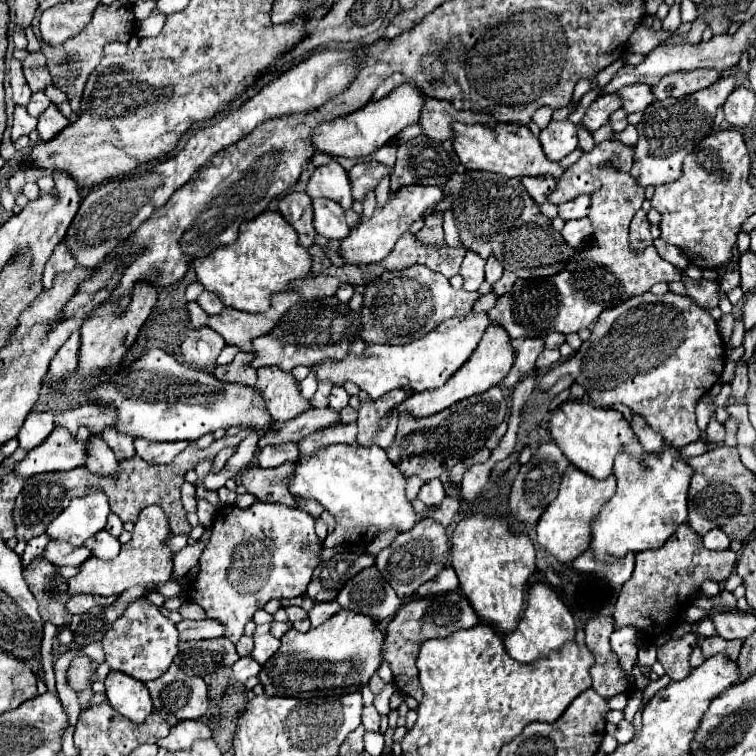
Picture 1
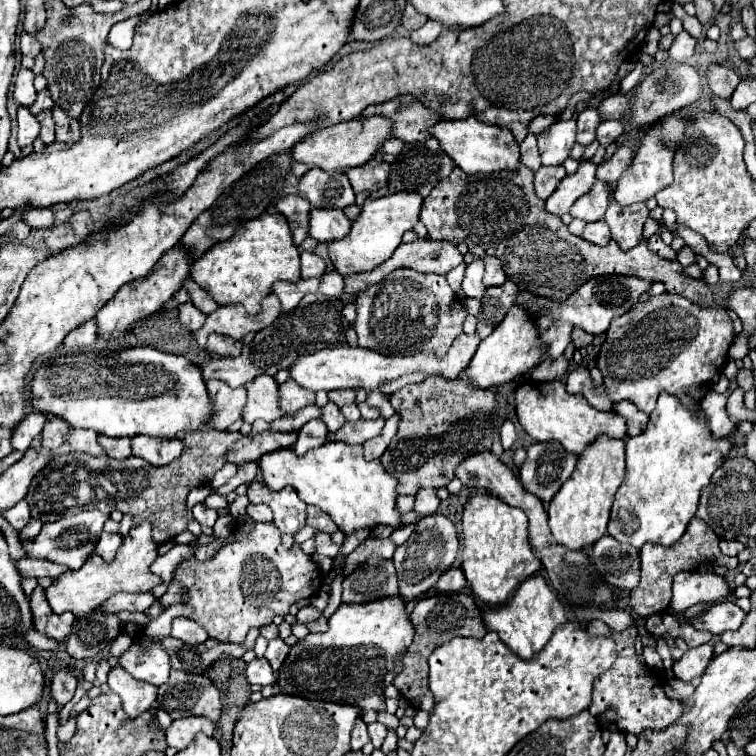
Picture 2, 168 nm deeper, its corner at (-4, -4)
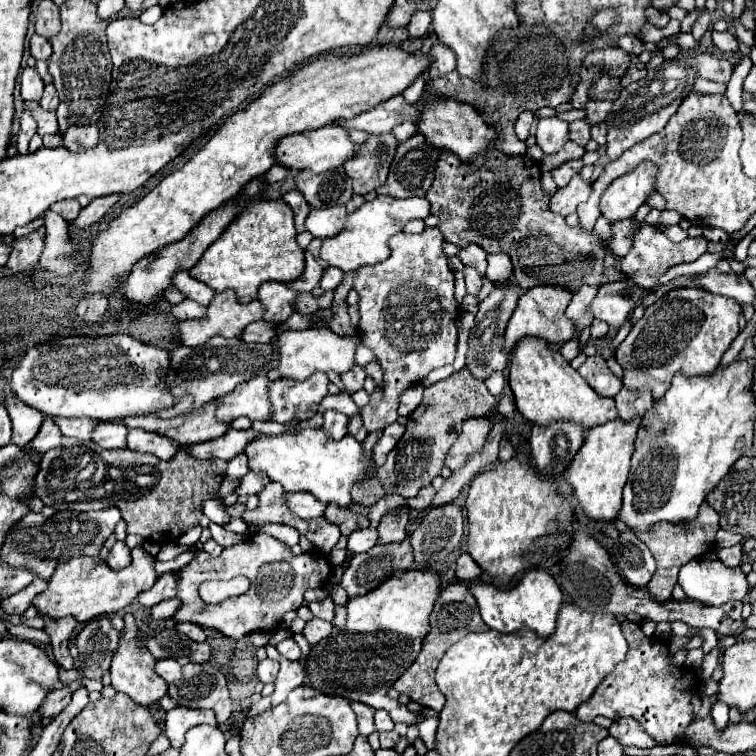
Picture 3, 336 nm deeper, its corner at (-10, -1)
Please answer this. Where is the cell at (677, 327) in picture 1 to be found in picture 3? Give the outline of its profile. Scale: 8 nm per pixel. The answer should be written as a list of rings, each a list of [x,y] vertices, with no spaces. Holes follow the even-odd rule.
[[[673,289],[657,303],[649,305],[625,341],[617,347],[617,363],[623,367],[627,389],[649,389],[653,401],[663,399],[675,373],[709,375],[719,359],[739,335],[741,307],[733,299],[723,299],[705,289]]]

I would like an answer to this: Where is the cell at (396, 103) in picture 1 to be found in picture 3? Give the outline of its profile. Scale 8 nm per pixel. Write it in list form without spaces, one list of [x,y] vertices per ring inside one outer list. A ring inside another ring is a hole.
[[[327,125],[315,131],[303,131],[303,135],[291,135],[279,143],[279,151],[275,151],[275,157],[279,159],[281,165],[289,169],[311,169],[313,173],[323,173],[329,169],[341,167],[345,161],[351,159],[357,151],[357,143],[351,141],[351,135],[345,127],[341,125]]]

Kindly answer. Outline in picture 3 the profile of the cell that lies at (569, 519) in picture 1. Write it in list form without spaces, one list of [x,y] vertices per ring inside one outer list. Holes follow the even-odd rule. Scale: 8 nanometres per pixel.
[[[615,419],[611,423],[593,427],[585,435],[585,443],[571,461],[571,467],[563,473],[563,479],[573,489],[573,499],[581,505],[583,513],[593,521],[613,521],[621,507],[621,491],[629,475],[629,459],[633,455],[633,441],[639,423],[623,423]]]

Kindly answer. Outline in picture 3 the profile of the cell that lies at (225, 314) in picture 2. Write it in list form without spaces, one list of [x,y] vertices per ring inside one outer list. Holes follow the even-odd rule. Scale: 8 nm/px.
[[[223,291],[223,295],[215,295],[209,303],[207,315],[203,319],[189,319],[177,325],[177,333],[181,343],[187,347],[201,347],[211,337],[235,337],[247,323],[263,319],[261,301],[251,301],[247,305],[239,303],[233,291]]]

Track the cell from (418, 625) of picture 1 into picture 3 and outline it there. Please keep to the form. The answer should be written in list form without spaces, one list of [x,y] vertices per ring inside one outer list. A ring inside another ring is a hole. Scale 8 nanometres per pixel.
[[[453,583],[453,585],[447,585],[437,601],[435,601],[435,607],[431,611],[431,631],[427,633],[427,637],[423,639],[423,649],[419,653],[419,657],[415,659],[415,663],[411,665],[411,669],[407,669],[397,681],[395,681],[395,689],[407,697],[411,697],[415,703],[423,705],[423,707],[429,707],[433,711],[441,711],[443,705],[445,705],[445,695],[439,691],[437,683],[435,683],[435,669],[437,669],[437,663],[439,659],[443,657],[443,653],[453,645],[457,643],[461,637],[465,637],[467,633],[473,633],[473,631],[489,631],[489,627],[483,623],[481,615],[479,615],[479,607],[477,607],[477,601],[471,593],[471,589],[467,585],[461,585],[461,583]]]

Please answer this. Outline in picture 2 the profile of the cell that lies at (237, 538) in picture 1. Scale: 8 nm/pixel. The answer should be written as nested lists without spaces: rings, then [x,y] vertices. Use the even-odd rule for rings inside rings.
[[[273,522],[255,524],[251,534],[239,536],[237,542],[223,546],[207,562],[197,562],[195,556],[189,556],[187,560],[179,562],[173,580],[185,590],[185,604],[193,608],[193,614],[189,618],[199,626],[205,626],[207,634],[213,640],[235,644],[241,644],[251,628],[267,626],[275,616],[287,616],[291,604],[303,598],[311,598],[311,594],[321,588],[321,572],[317,570],[311,556],[307,556],[297,544],[293,544],[291,550],[285,550],[281,546],[281,532],[273,526]]]

